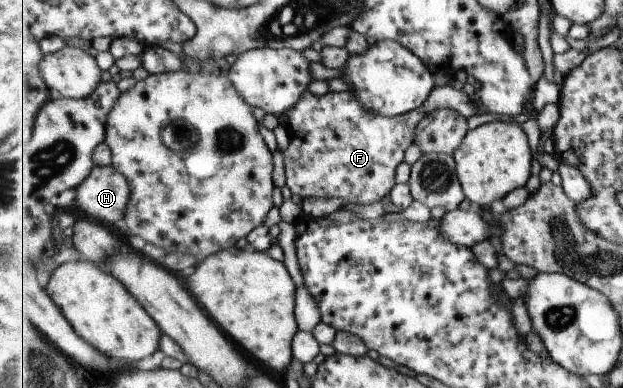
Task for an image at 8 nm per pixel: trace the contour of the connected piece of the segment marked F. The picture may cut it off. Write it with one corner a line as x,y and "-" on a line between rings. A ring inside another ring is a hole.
454,86
435,87
422,107
396,117
368,111
350,90
322,96
307,91
286,113
290,138
284,152
286,193
301,198
336,197
365,206
377,204
389,197
396,185
396,169
404,161
406,149
414,144
420,121
442,108
456,110
465,118
482,113
465,90

